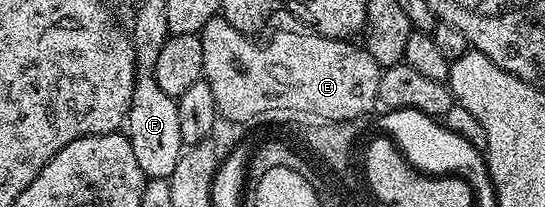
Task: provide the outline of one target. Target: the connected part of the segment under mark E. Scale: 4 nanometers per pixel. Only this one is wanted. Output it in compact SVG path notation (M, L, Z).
M216 16L214 18L211 18L209 20L209 24L205 24L205 28L199 31L198 36L201 40L201 48L203 49L203 78L209 84L209 88L213 88L213 100L215 101L216 111L218 111L219 114L221 114L224 111L227 111L227 114L230 114L233 118L244 118L246 123L250 123L252 120L255 120L255 118L262 119L264 116L267 116L267 106L287 106L288 108L297 108L299 110L300 115L303 116L314 116L316 119L323 119L327 122L343 121L346 123L350 123L352 121L351 118L359 118L362 116L362 114L369 113L371 109L376 109L377 103L379 101L379 75L381 73L381 68L373 60L373 56L369 56L369 52L366 50L366 48L364 48L362 45L354 46L354 41L351 40L344 40L341 38L326 38L324 34L316 34L314 32L303 33L307 34L298 34L298 32L295 30L290 30L290 28L284 28L278 32L272 33L270 37L268 37L271 38L268 40L268 42L259 42L263 40L256 40L254 37L243 34L241 30L233 28L233 24L229 24L226 18L222 16Z

